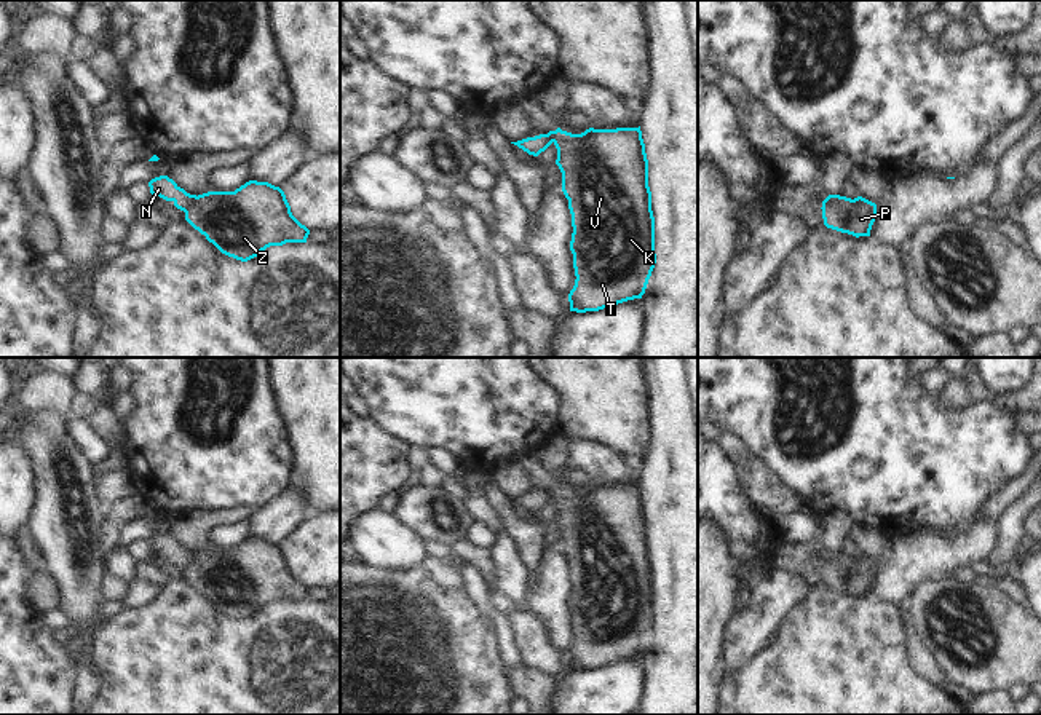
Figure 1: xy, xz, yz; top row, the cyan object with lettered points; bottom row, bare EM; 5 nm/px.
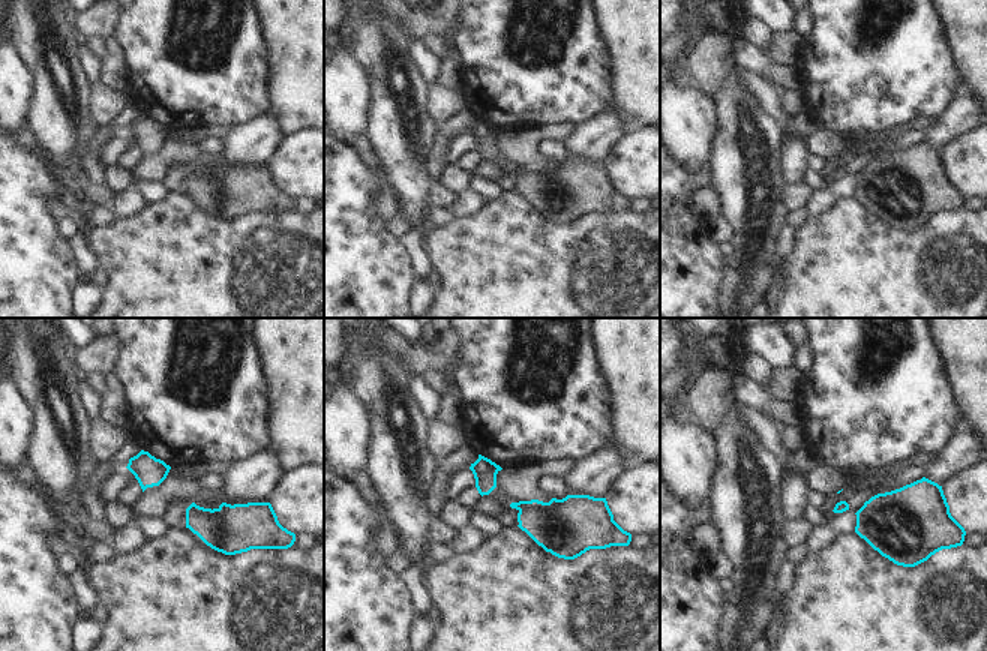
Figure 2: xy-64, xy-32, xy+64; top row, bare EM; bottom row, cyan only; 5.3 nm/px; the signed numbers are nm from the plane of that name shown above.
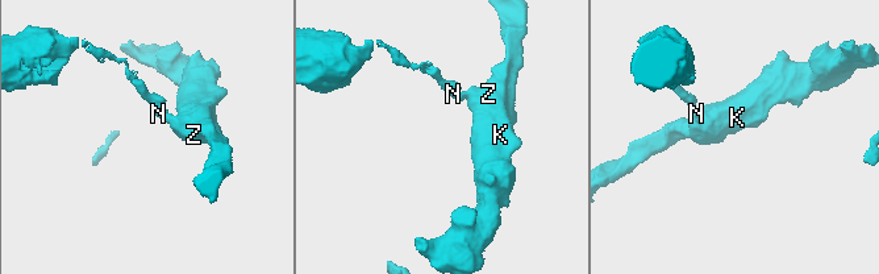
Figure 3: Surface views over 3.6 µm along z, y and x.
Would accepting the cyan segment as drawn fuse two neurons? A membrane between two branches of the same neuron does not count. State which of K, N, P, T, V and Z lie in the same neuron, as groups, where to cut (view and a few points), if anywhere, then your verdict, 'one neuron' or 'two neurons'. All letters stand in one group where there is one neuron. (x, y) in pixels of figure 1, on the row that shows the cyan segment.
K P T V Z / N | xy (197, 197), (184, 211) | two neurons

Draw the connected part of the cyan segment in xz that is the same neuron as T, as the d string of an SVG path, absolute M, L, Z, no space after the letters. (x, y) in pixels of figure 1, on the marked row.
M639 128L594 129L572 134L554 131L556 164L572 214L575 286L570 311L586 313L642 298L656 263L655 217L648 187L648 160Z

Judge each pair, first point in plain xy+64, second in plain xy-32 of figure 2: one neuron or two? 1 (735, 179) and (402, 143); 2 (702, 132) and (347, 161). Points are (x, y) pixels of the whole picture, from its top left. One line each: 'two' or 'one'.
1: one
2: two

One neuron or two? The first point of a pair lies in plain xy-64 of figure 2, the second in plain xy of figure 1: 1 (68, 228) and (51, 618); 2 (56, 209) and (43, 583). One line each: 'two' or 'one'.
1: one
2: one

